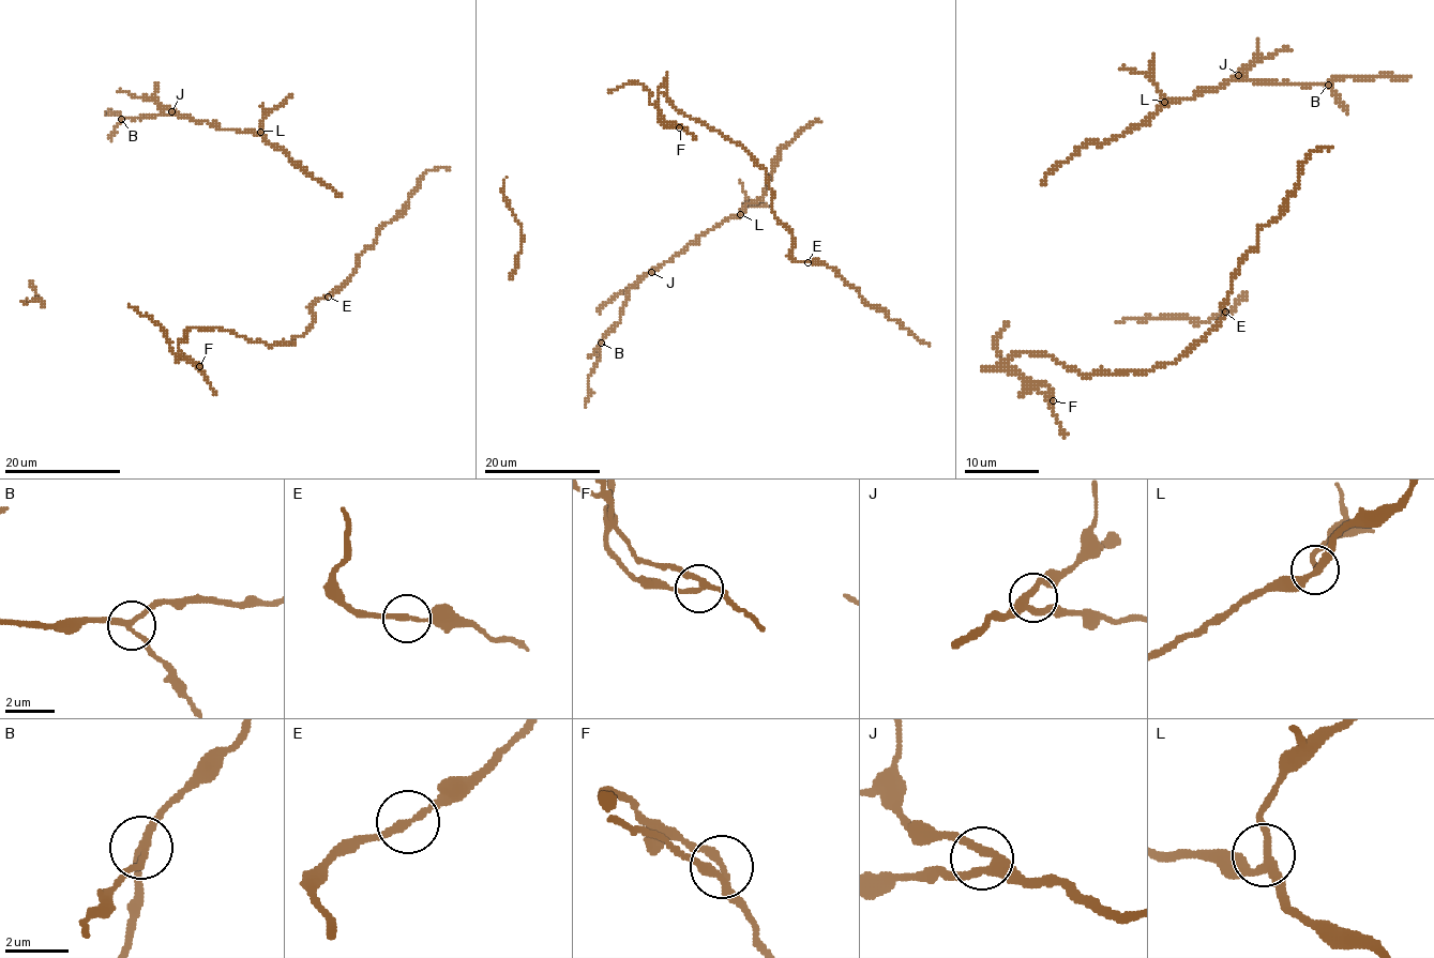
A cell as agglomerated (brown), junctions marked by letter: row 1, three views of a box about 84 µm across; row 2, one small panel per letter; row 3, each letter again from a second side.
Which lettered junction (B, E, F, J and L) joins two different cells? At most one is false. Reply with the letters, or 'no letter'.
F

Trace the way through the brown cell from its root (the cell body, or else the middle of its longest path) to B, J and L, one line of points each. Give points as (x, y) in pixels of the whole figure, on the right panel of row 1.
B: (1132, 132), (1167, 102), (1192, 100), (1207, 89), (1220, 89), (1233, 79), (1328, 85)
J: (1132, 132), (1167, 102), (1192, 100), (1207, 89), (1220, 89), (1238, 75)
L: (1132, 132), (1164, 102)

